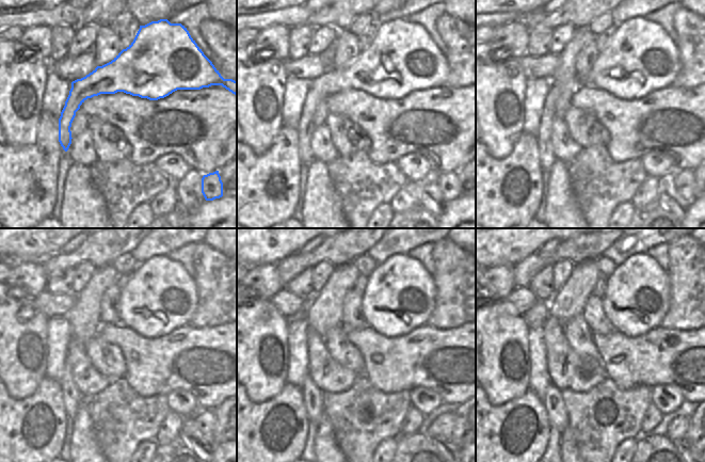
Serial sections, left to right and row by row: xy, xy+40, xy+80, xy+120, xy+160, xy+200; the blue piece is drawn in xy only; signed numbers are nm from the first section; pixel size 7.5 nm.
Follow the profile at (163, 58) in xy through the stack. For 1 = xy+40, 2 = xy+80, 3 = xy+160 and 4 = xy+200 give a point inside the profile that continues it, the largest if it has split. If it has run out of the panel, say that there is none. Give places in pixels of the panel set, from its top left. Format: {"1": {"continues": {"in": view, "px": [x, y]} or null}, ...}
{"1": {"continues": {"in": "xy+40", "px": [402, 58]}}, "2": {"continues": {"in": "xy+80", "px": [640, 58]}}, "3": {"continues": {"in": "xy+160", "px": [399, 297]}}, "4": {"continues": {"in": "xy+200", "px": [636, 299]}}}

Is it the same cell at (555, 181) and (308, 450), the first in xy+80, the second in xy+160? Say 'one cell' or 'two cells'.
two cells

